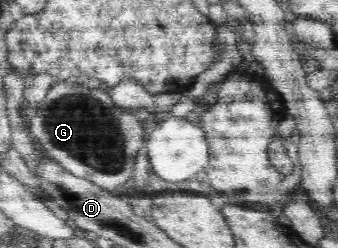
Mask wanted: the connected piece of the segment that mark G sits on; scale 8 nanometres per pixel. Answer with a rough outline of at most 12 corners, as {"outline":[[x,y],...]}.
{"outline":[[58,83],[27,119],[41,151],[113,192],[144,146],[133,111]]}

